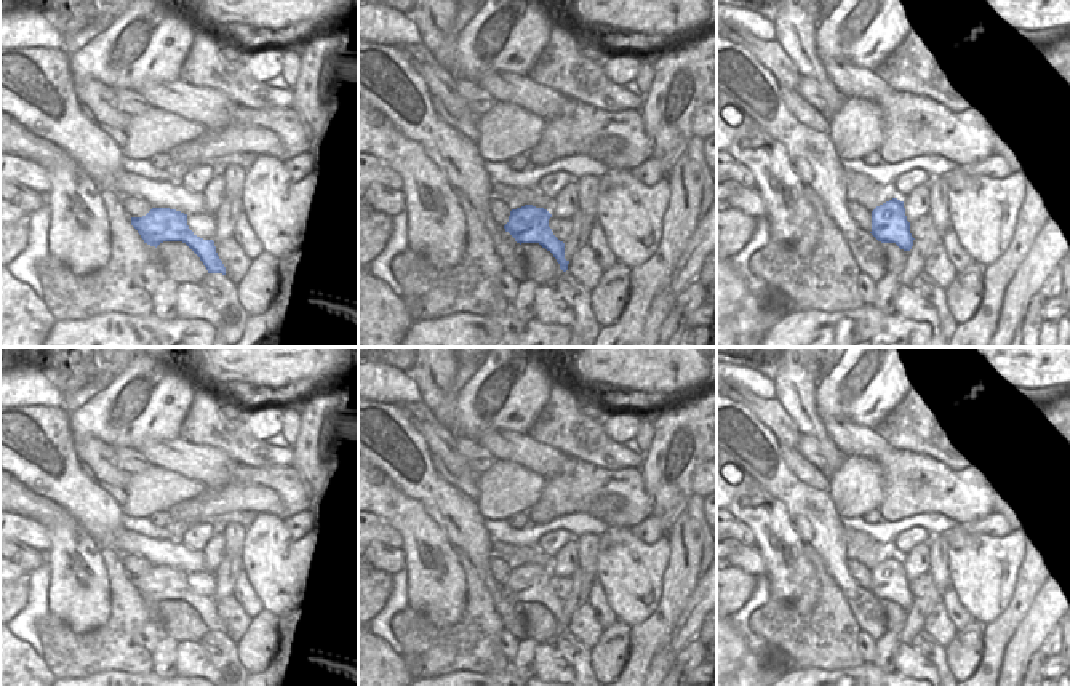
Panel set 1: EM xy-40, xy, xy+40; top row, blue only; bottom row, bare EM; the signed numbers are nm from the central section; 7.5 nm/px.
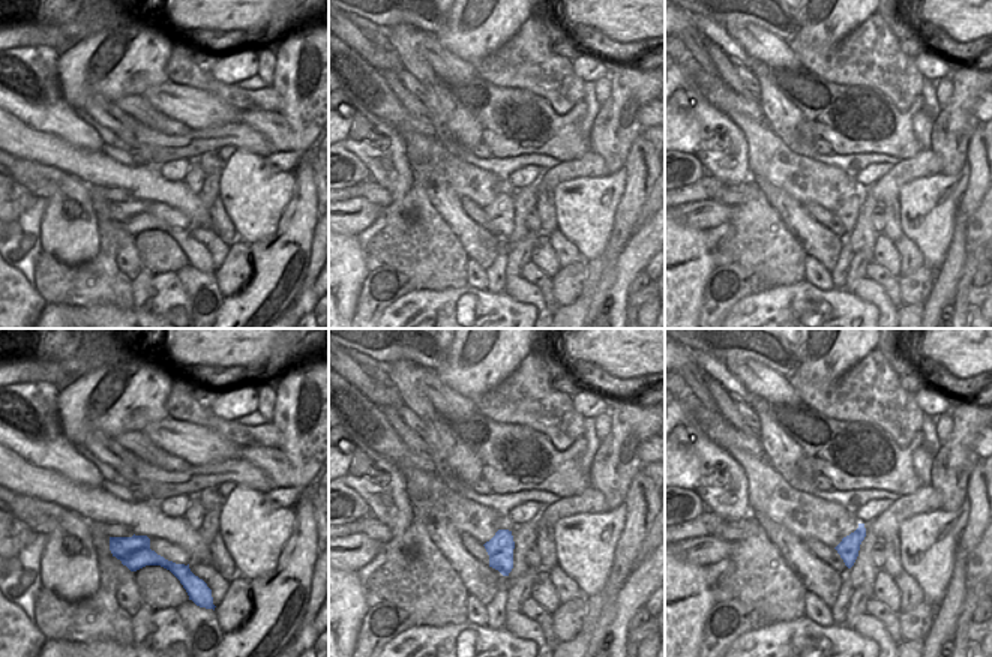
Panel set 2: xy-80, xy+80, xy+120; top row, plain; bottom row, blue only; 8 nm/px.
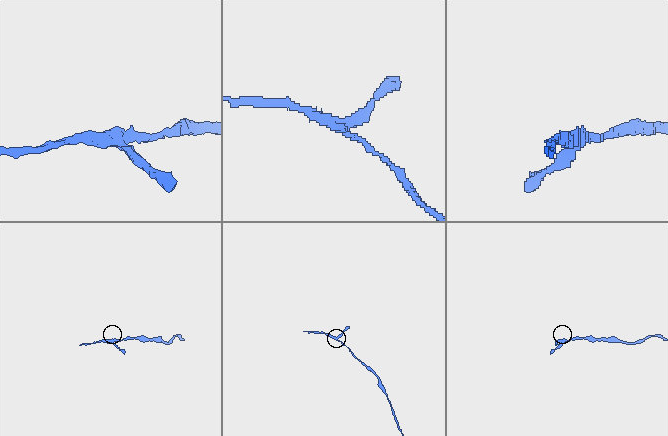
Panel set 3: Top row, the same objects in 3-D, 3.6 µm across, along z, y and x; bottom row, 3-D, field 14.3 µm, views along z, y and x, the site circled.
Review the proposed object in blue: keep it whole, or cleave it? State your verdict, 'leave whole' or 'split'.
leave whole

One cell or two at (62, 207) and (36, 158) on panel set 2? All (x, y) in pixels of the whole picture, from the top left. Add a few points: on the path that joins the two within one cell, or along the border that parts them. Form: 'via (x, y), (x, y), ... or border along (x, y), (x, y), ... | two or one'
border along (87, 185), (63, 173), (50, 198) | two

